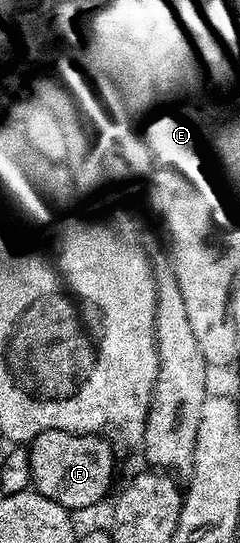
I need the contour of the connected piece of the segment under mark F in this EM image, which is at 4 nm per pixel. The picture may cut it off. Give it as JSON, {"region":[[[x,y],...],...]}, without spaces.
{"region":[[[59,429],[36,434],[28,445],[33,492],[71,511],[96,504],[114,481],[114,449],[105,440],[105,436],[97,433],[69,433]]]}

